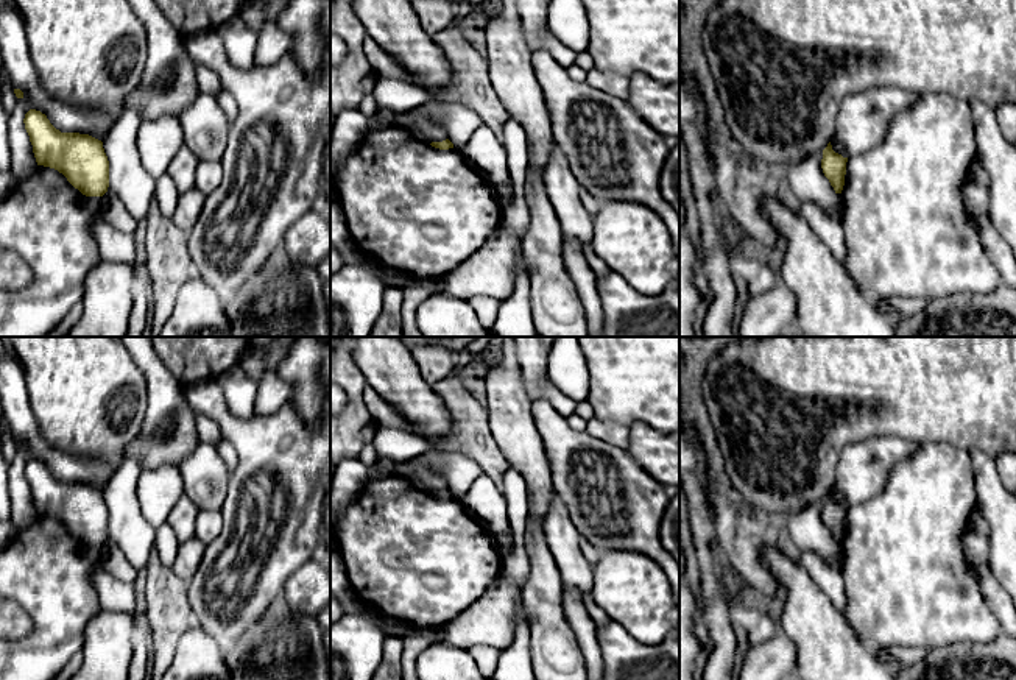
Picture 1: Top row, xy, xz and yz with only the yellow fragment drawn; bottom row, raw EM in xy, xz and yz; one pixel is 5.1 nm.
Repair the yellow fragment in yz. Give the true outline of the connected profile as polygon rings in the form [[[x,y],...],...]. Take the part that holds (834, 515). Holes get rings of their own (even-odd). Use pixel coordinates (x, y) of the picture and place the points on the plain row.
[[[831,491],[823,499],[821,518],[824,526],[829,529],[831,535],[834,537],[835,543],[841,543],[845,535],[845,524],[846,524],[846,512],[848,507],[835,502],[832,499]]]

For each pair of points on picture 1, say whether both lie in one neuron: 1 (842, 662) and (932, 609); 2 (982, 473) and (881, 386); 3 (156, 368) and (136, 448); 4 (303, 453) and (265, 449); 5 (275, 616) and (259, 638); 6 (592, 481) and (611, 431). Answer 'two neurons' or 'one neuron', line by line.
1: two neurons
2: two neurons
3: one neuron
4: one neuron
5: one neuron
6: two neurons

